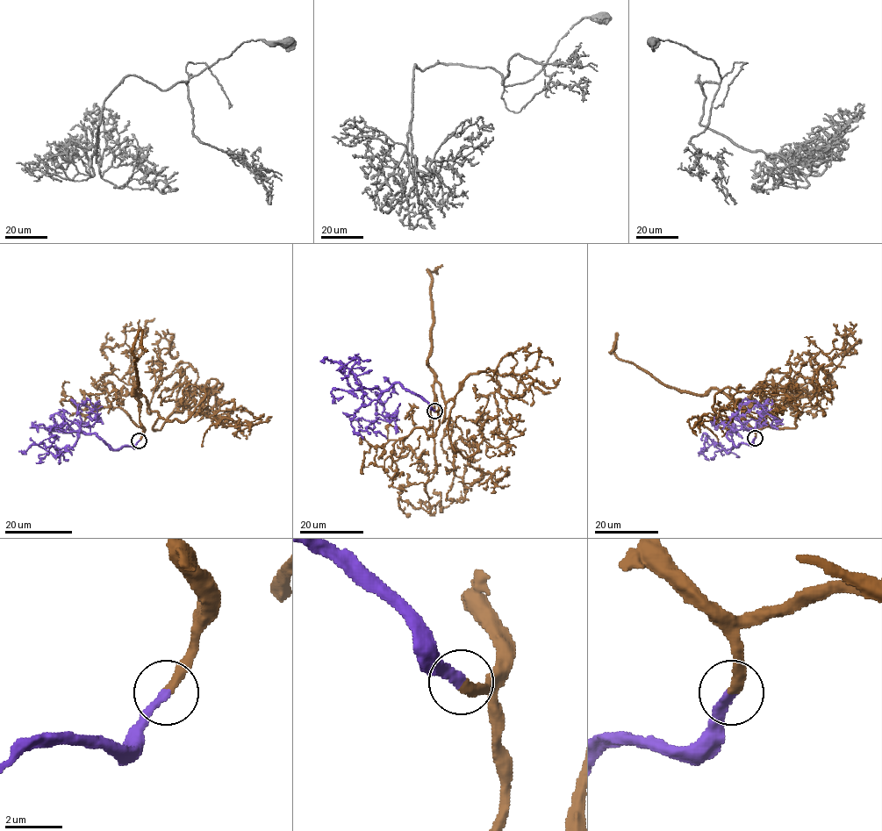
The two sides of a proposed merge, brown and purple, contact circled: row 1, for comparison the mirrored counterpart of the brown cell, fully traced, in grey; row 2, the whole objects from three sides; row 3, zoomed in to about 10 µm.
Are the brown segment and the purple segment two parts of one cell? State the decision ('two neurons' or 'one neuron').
one neuron

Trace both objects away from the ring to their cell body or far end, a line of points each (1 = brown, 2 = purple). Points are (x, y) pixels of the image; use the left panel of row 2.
1: (139, 440), (139, 395), (170, 421), (185, 420), (206, 387), (204, 414), (230, 412), (220, 410)
2: (139, 440), (134, 447), (110, 448), (96, 435), (60, 432), (52, 415), (63, 429), (75, 419), (89, 420)

